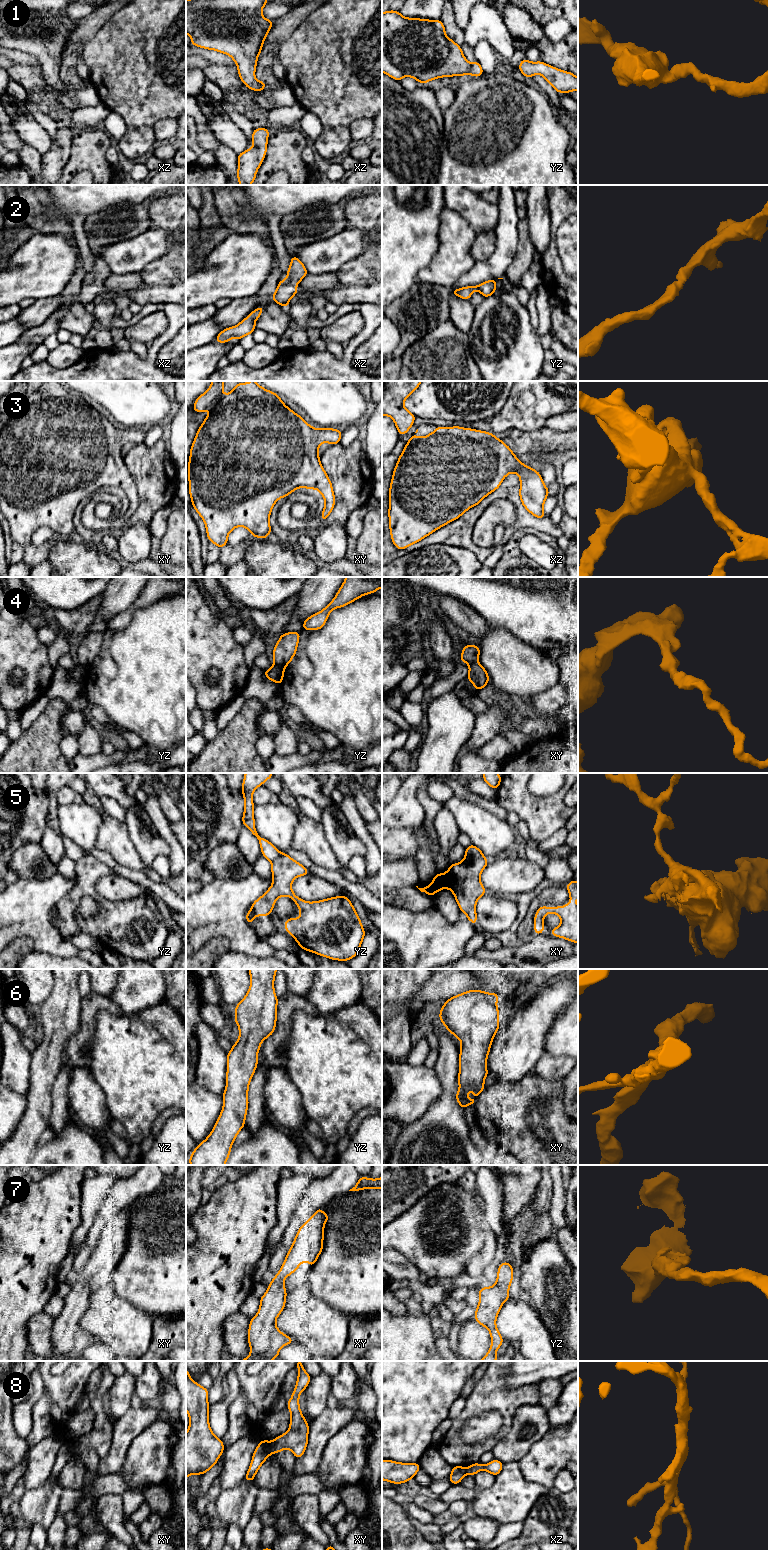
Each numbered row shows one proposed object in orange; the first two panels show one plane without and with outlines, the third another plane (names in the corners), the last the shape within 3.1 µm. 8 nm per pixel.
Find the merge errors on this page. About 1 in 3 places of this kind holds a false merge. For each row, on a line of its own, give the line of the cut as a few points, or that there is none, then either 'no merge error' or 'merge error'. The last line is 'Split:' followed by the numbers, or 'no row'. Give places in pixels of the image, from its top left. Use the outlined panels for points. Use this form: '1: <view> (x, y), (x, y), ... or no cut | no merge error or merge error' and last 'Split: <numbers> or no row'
1: no cut | no merge error
2: no cut | no merge error
3: no cut | no merge error
4: yz (274, 662), (283, 669) | merge error
5: xy (465, 856), (468, 858), (484, 858) | merge error
6: no cut | no merge error
7: no cut | no merge error
8: xy (270, 1443), (273, 1452) | merge error
Split: 4, 5, 8

